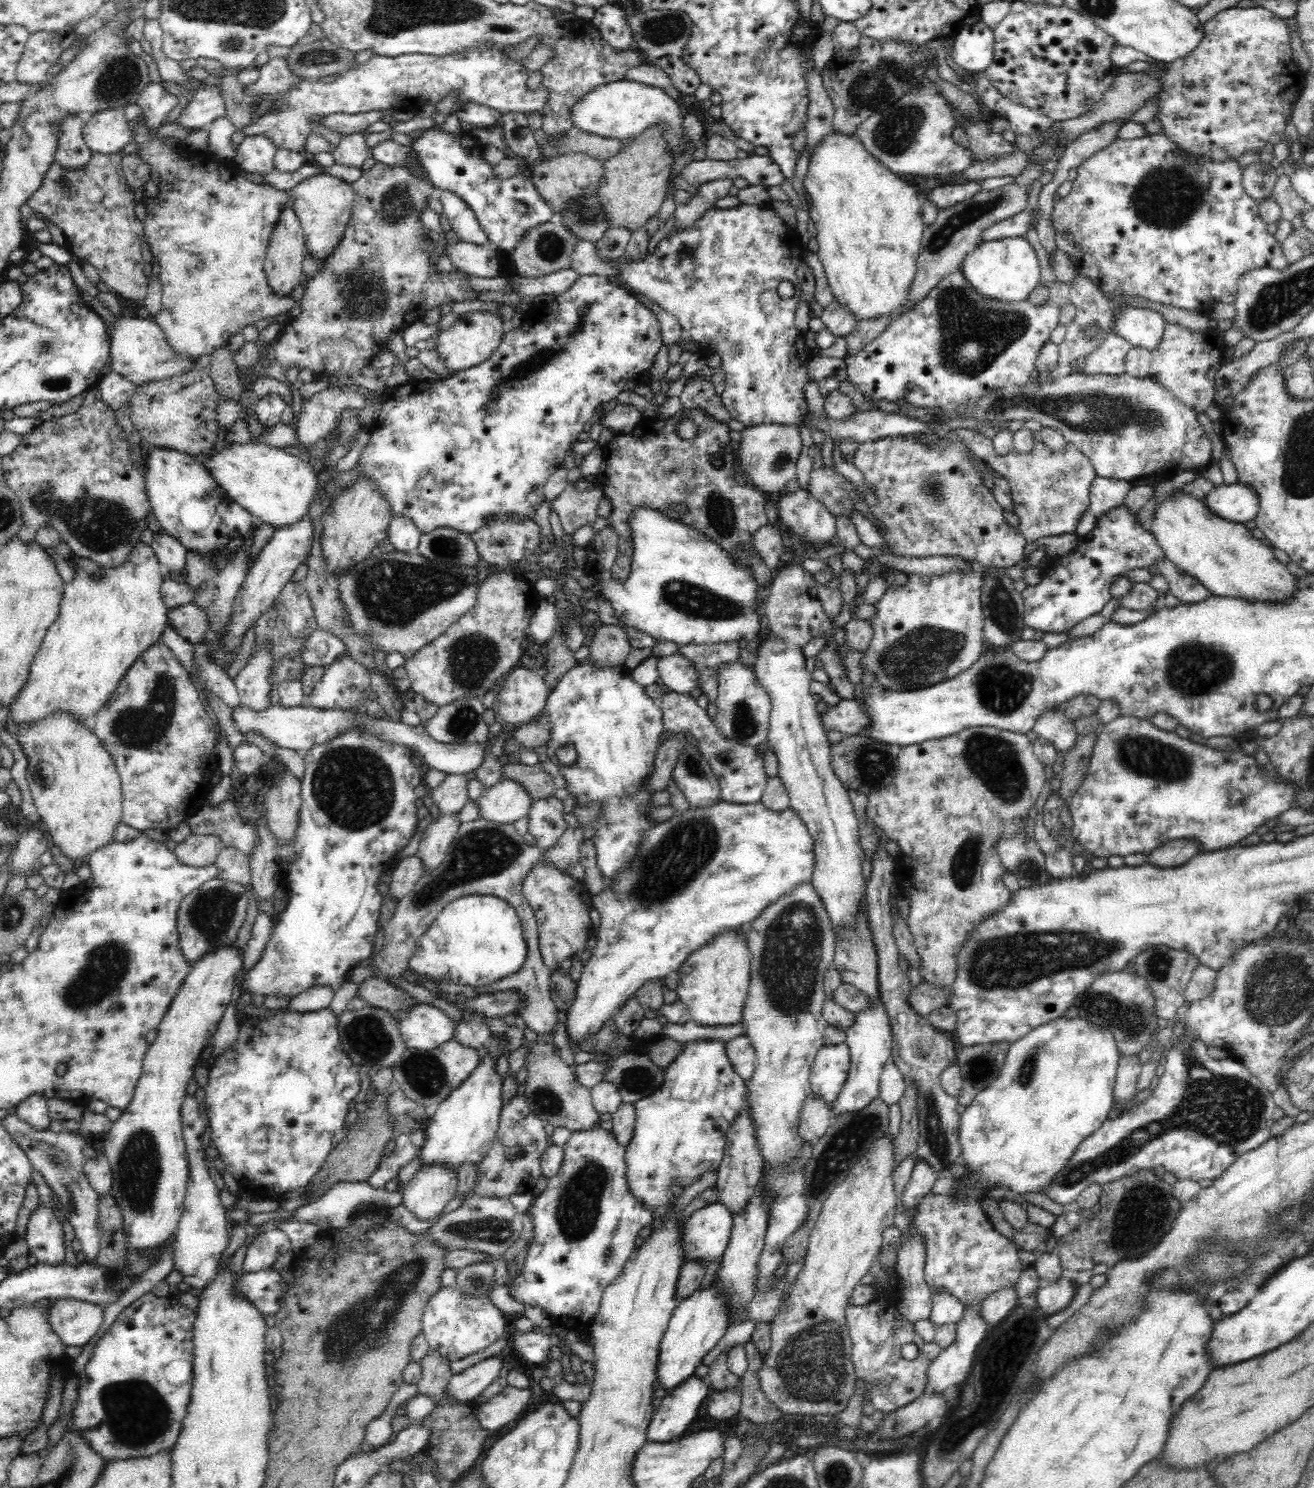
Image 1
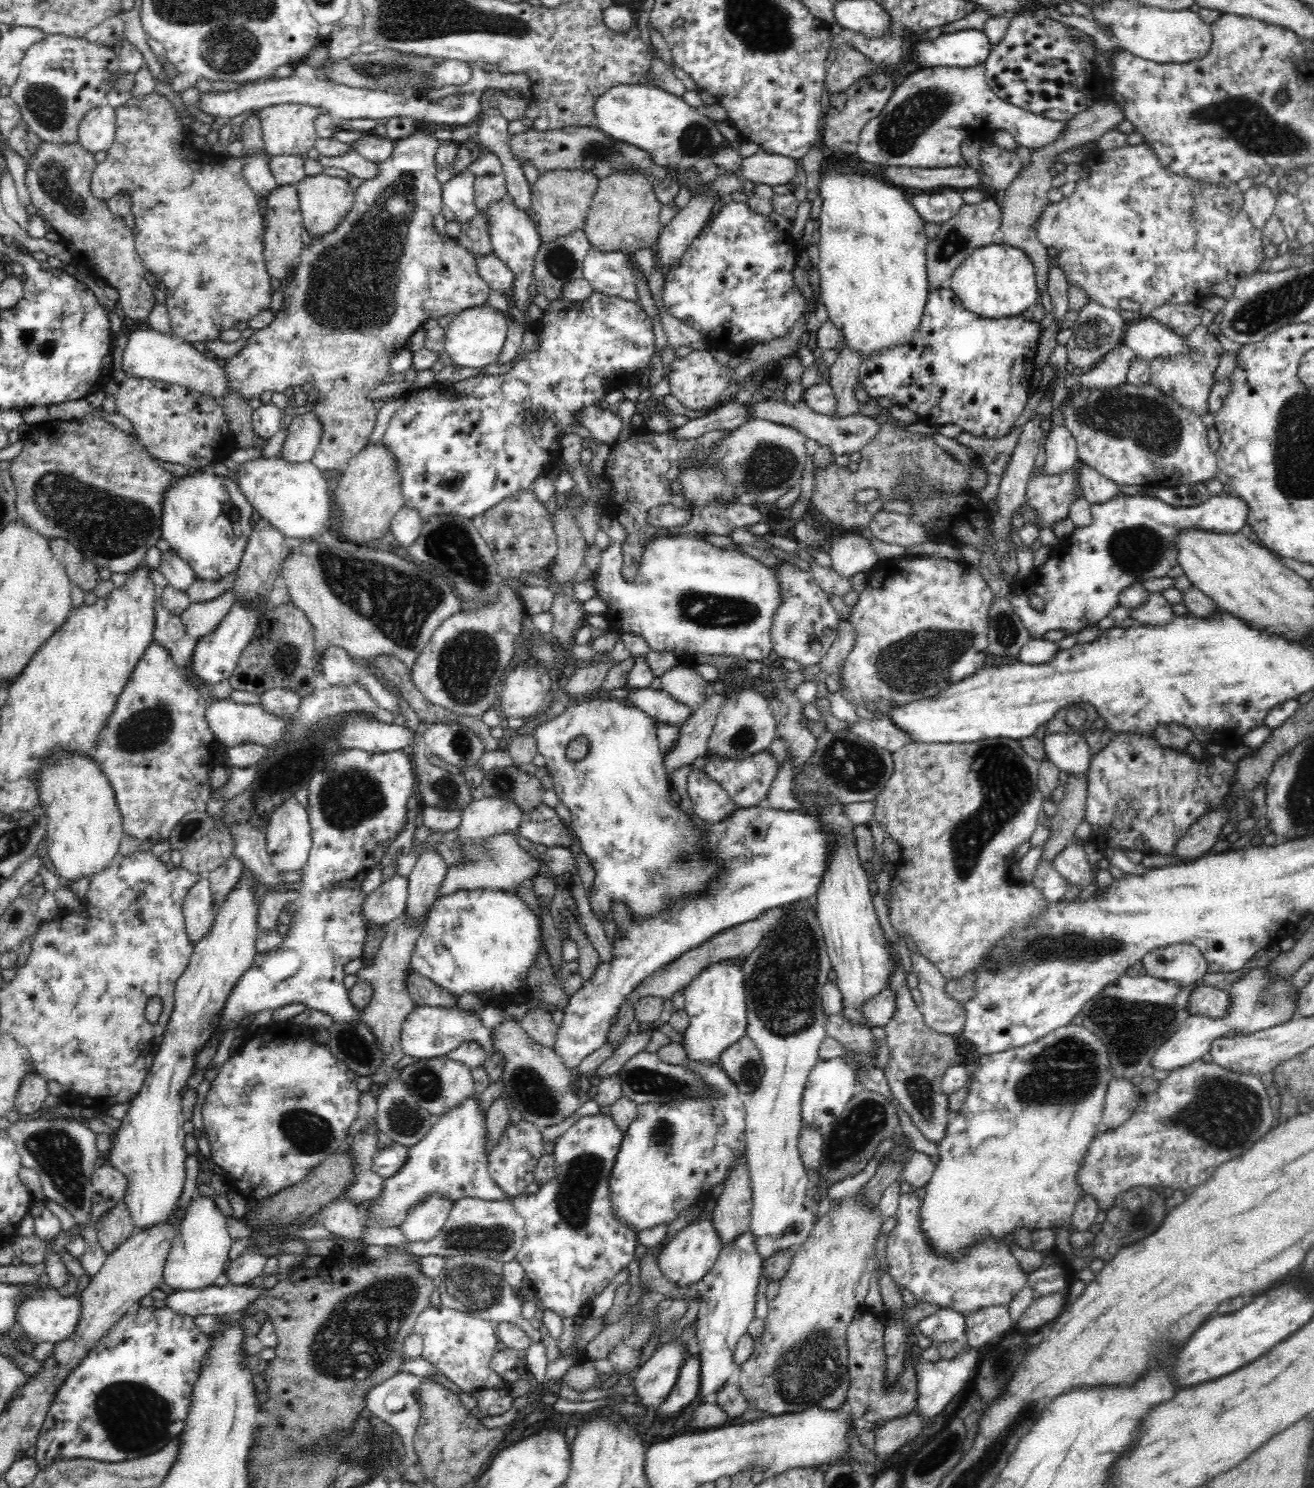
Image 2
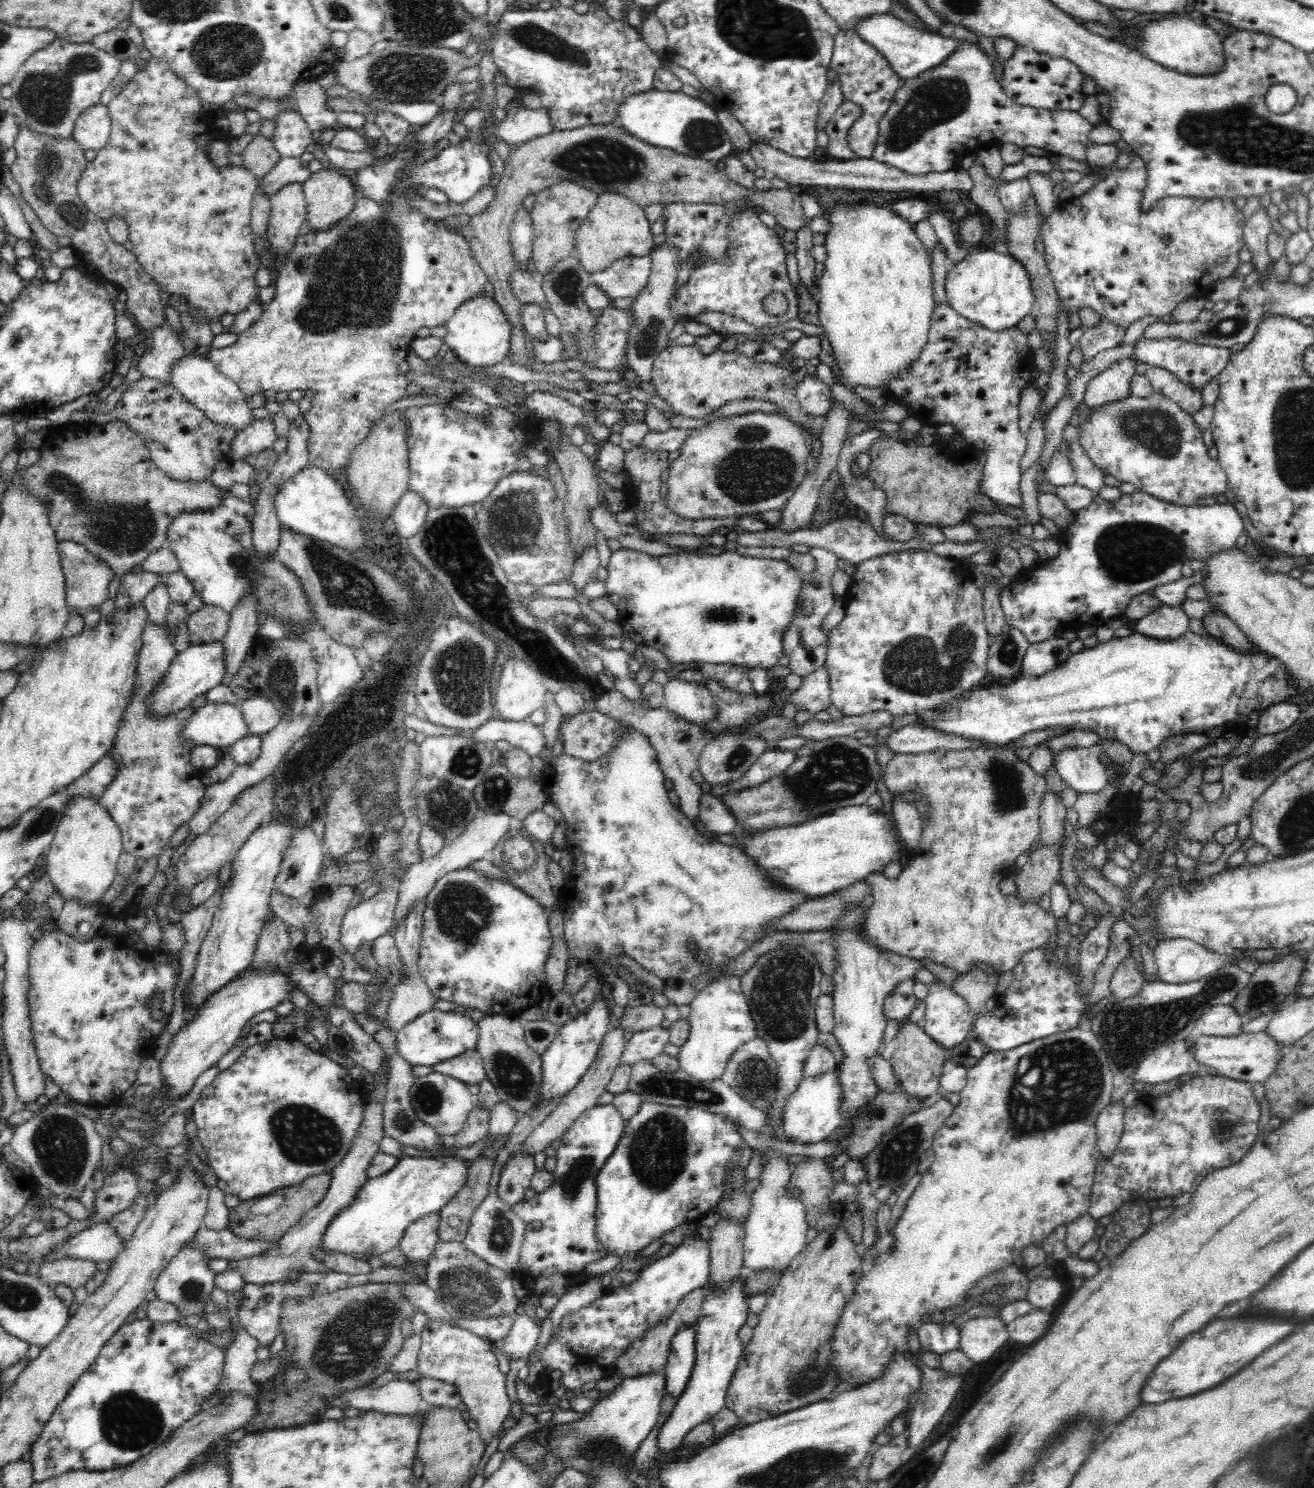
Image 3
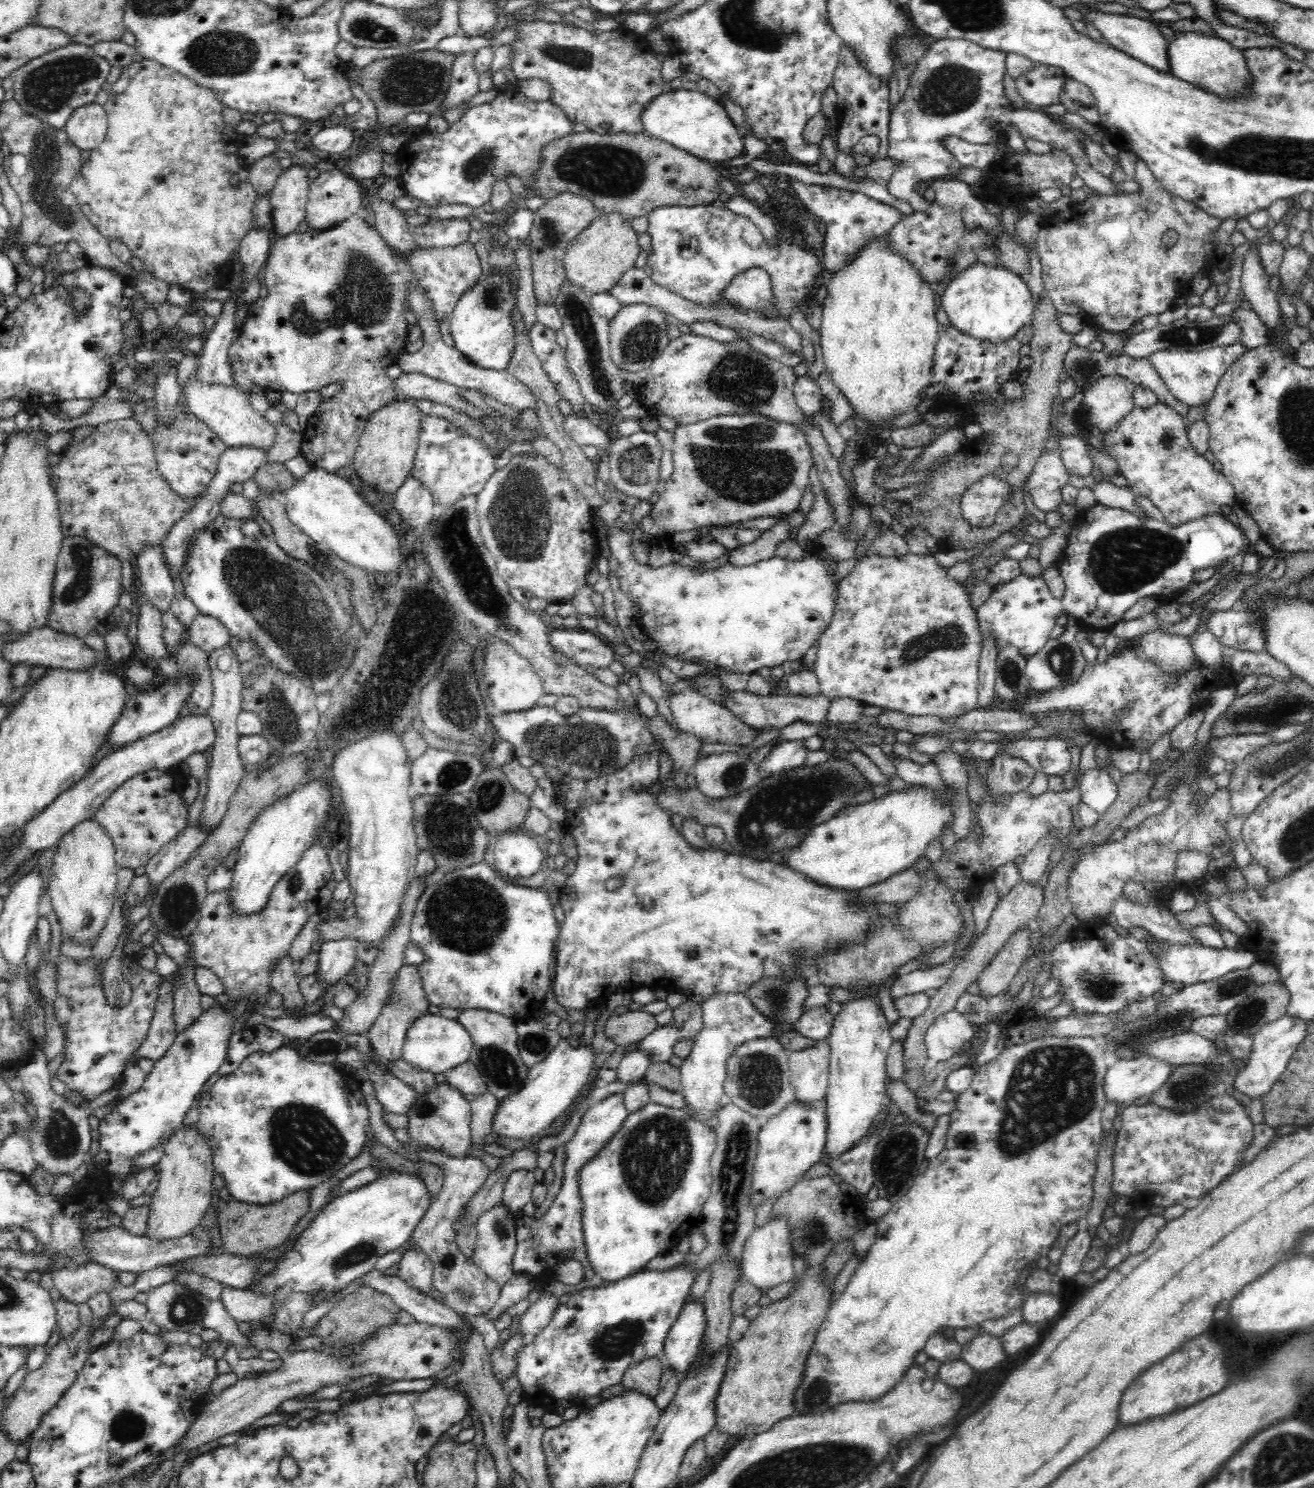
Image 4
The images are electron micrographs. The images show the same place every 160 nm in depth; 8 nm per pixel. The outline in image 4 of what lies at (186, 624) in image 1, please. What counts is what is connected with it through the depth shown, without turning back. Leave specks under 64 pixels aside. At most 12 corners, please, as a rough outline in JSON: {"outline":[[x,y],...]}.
{"outline":[[198,615],[190,641],[208,653],[231,643],[218,619]]}

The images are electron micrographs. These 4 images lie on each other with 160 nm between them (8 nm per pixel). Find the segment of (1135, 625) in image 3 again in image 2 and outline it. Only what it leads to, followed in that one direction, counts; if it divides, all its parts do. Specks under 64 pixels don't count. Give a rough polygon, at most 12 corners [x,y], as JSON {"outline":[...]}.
{"outline":[[1160,593],[1130,611],[1139,625],[1162,628],[1175,617]]}

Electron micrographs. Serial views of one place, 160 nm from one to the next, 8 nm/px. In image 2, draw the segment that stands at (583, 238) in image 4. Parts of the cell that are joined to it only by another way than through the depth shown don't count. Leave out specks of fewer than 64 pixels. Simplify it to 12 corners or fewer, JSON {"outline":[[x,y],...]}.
{"outline":[[642,173],[599,181],[582,231],[634,256],[663,229]]}

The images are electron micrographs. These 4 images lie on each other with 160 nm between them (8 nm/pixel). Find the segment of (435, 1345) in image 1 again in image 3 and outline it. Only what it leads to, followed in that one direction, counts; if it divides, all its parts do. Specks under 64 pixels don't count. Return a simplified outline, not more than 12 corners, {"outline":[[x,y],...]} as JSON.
{"outline":[[429,1320],[422,1377],[458,1389],[485,1451],[511,1405],[493,1342]]}

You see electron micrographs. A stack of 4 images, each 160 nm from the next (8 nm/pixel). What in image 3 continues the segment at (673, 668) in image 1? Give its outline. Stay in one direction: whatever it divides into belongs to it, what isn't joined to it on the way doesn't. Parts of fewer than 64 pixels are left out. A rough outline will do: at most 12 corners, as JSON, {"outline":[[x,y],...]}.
{"outline":[[671,678],[662,706],[701,727],[717,719],[701,683]]}

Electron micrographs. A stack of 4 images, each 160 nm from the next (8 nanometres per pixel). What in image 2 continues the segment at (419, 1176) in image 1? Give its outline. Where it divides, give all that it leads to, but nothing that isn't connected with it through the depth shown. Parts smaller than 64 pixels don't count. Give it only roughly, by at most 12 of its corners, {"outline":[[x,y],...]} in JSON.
{"outline":[[436,1193],[414,1205],[404,1242],[432,1240],[453,1203]]}

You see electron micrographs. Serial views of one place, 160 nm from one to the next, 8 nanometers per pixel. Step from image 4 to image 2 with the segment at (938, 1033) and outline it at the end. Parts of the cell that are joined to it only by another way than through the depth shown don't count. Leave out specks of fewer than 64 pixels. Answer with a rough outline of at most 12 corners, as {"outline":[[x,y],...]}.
{"outline":[[911,954],[923,1021],[961,1034],[967,1012],[945,991],[948,980]]}

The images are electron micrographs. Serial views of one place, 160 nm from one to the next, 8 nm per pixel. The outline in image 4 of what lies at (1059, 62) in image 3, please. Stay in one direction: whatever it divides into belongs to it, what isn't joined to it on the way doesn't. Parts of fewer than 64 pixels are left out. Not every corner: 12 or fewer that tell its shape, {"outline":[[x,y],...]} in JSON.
{"outline":[[1034,64],[1015,84],[1028,108],[1058,109],[1067,77]]}

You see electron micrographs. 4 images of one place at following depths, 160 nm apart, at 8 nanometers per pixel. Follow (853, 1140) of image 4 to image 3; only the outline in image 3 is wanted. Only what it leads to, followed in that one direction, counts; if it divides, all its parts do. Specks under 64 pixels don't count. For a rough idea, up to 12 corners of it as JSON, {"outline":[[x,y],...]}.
{"outline":[[835,938],[832,1035],[842,1118],[880,1092],[886,997],[923,961]]}

